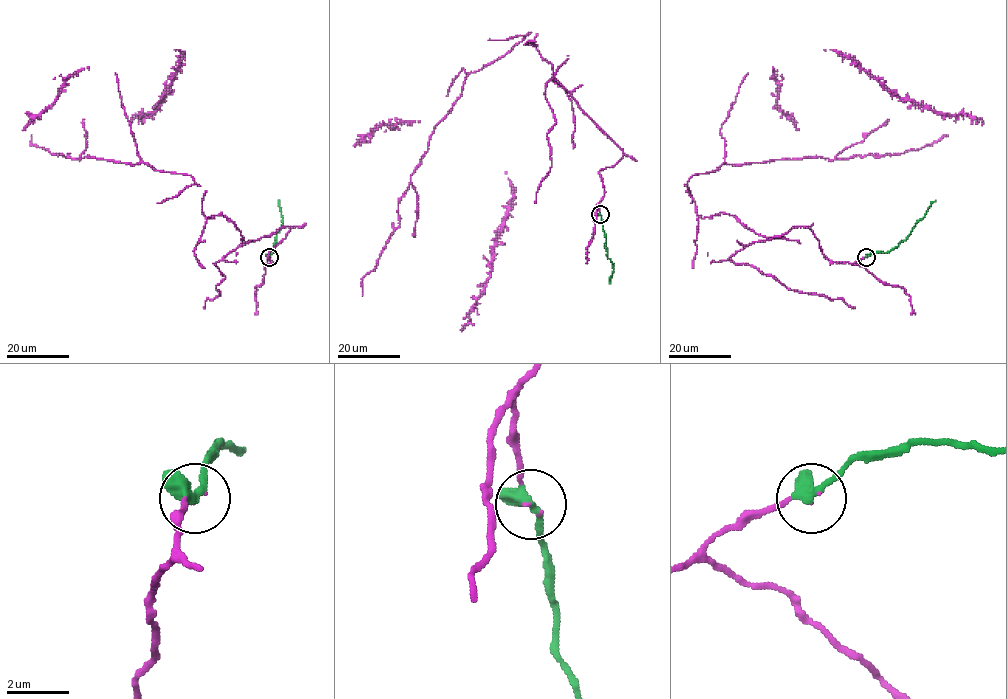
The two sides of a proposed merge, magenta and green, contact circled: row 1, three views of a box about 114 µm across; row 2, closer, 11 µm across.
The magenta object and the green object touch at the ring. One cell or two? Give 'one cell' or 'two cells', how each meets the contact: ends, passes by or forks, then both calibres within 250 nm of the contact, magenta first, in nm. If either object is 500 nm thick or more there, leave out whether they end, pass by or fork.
one cell | magenta ends | green passes by | 50/360 nm

